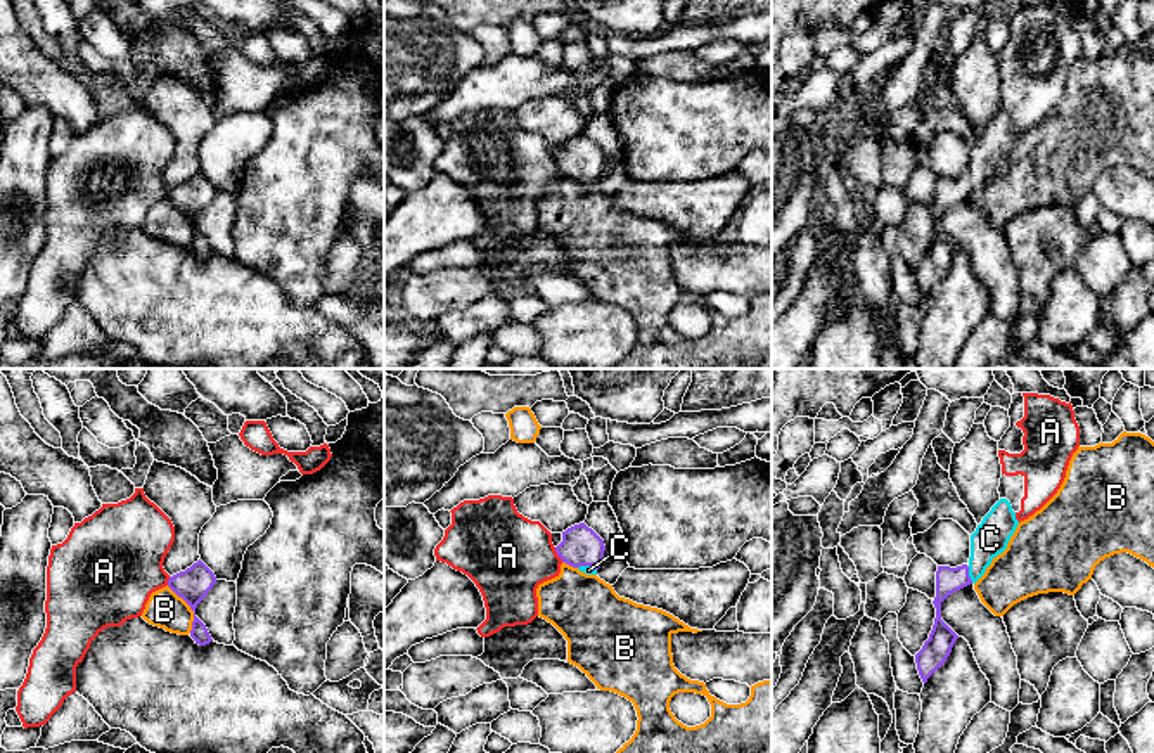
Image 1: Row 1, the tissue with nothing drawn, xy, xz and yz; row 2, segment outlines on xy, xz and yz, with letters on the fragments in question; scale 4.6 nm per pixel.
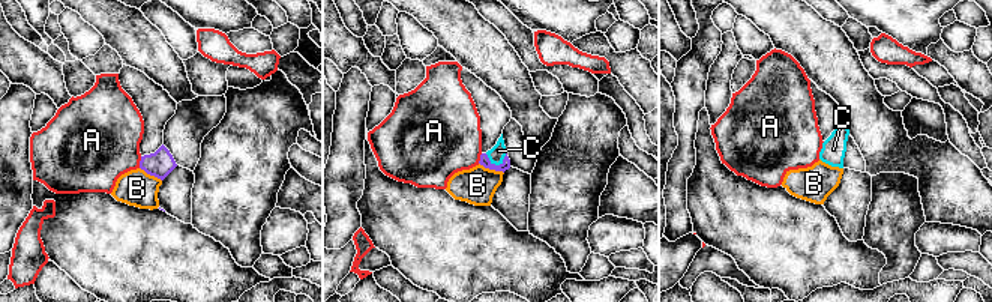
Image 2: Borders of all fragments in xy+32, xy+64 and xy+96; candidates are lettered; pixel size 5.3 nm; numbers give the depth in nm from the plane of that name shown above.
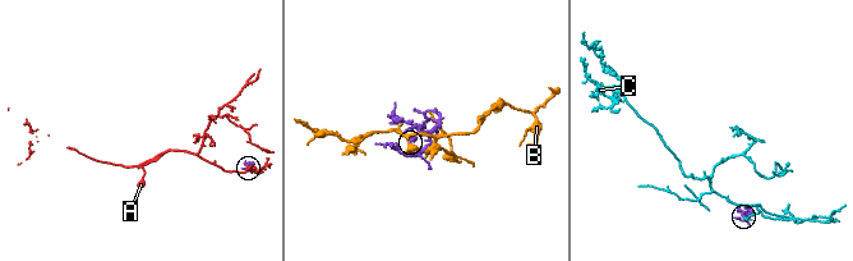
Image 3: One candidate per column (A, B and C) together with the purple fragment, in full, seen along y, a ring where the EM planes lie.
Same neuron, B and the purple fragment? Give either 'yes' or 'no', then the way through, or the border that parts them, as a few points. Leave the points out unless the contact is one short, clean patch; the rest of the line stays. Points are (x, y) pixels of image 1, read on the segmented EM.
no; border along xy (166, 585), (192, 611), (191, 632)

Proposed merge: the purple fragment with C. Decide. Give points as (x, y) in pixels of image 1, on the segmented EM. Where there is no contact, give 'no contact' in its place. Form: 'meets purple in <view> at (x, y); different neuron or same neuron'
meets purple in yz at (968, 575); same neuron

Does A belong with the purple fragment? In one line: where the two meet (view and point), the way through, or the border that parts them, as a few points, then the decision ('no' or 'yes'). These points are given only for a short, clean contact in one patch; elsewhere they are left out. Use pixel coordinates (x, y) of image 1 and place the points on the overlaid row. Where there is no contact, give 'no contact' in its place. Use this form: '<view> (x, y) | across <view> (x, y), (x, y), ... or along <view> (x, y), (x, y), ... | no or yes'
xz (557, 554) | no

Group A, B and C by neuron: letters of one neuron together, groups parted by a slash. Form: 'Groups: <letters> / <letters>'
Groups: A / B / C

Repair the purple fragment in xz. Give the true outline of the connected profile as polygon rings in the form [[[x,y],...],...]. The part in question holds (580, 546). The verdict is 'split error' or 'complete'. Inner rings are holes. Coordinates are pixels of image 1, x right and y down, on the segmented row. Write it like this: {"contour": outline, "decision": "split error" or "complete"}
{"contour": [[[585,523],[562,531],[562,542],[555,547],[562,563],[578,568],[587,575],[597,575],[604,561],[604,540]]], "decision": "split error"}

